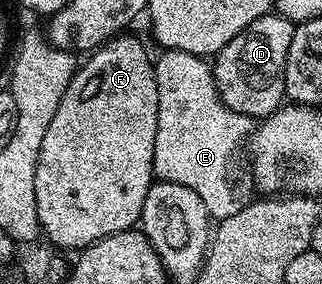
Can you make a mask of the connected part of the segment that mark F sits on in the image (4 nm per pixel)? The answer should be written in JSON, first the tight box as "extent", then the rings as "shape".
{"extent":[34,33,158,249],"shape":[[[121,33],[115,39],[108,40],[103,47],[91,52],[88,59],[79,64],[75,75],[70,80],[53,121],[46,129],[46,135],[42,140],[41,152],[38,153],[37,169],[34,171],[34,205],[37,209],[37,217],[40,222],[40,230],[43,238],[48,238],[53,243],[53,248],[76,247],[83,249],[100,239],[110,237],[114,233],[133,230],[140,222],[140,214],[146,201],[146,193],[154,182],[152,162],[154,161],[154,133],[158,129],[158,85],[156,84],[156,68],[153,60],[148,59],[148,51],[135,39],[132,33]]]}

